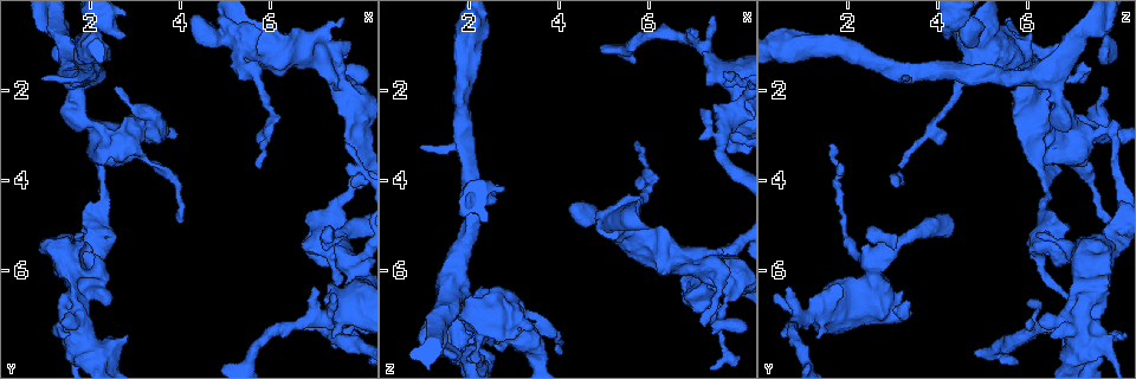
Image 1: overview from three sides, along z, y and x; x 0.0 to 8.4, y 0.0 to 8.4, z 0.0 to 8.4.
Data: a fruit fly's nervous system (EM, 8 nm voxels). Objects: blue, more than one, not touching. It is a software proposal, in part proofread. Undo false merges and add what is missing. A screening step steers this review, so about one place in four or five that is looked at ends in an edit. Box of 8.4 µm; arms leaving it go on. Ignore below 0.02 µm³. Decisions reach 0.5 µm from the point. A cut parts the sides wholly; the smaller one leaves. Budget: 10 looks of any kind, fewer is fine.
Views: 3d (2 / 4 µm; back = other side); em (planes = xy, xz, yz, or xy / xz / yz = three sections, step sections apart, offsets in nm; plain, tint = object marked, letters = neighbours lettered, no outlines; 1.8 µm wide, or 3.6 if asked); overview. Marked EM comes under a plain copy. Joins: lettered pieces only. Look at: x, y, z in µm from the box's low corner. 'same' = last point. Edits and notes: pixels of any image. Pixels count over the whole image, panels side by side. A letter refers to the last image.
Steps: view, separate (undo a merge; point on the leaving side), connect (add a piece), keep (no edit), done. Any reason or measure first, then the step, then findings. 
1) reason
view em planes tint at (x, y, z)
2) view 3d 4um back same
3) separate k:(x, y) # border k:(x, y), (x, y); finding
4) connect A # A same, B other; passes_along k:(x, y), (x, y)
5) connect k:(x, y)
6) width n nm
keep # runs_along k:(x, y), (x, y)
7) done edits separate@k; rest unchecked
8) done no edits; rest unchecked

thick turns thin
view 3d 4um back at (7.35, 5.30, 3.00)

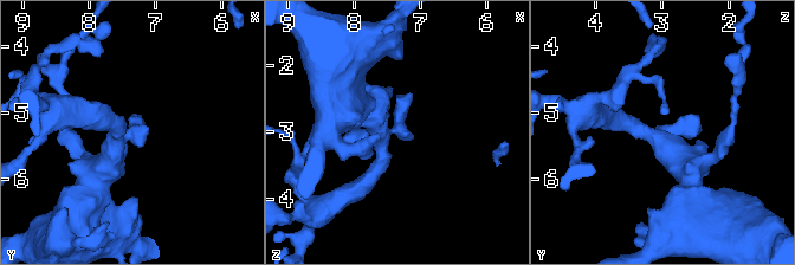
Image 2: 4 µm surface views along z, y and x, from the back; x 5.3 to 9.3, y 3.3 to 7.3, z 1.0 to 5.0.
now the EM
view em xy step 8 letters at (7.35, 5.30, 2.95)

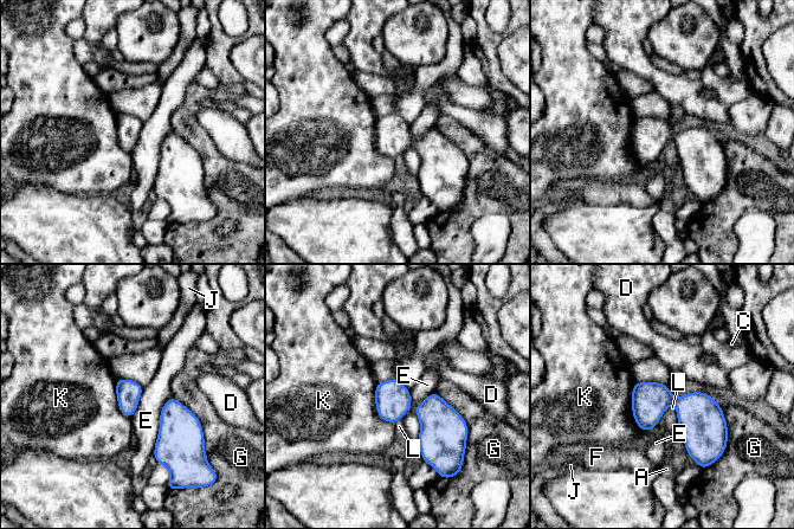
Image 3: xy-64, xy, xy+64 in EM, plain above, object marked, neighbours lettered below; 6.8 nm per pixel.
keep # A other, C other, D other, E other, F other, G other, J other, K other, L other; border 3:(172, 395), (161, 408), (152, 453); one neuron here

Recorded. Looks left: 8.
abrupt turn
view em planes letters at (7.15, 5.75, 6.70)

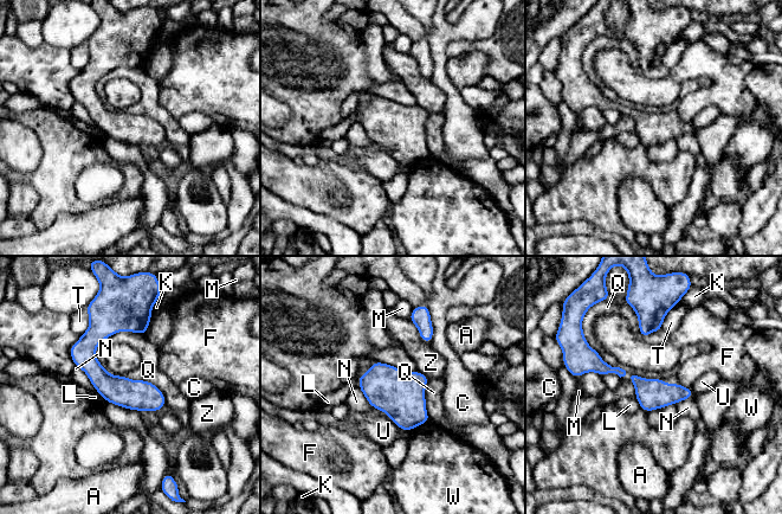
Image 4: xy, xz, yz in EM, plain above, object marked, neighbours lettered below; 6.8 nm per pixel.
keep # A other, C other, F other, K other, L other, M other, N other, Q other, T other, U other, W other, Z other; border 4:(143, 334), (116, 332), (95, 357); all the same neuron

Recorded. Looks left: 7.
closes a loop
view 3d 4um at (1.65, 7.40, 7.15)

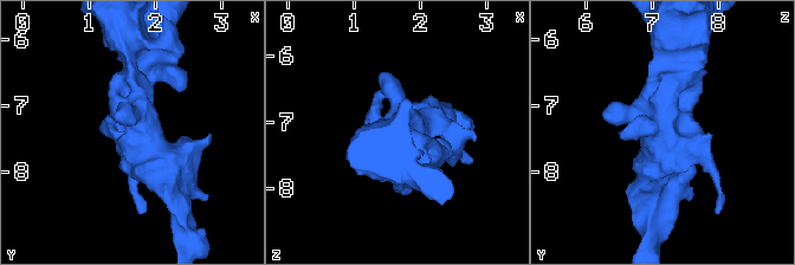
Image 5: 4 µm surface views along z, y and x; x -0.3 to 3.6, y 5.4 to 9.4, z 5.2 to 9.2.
arms 3; arm_widths 180, 300, 500 nm; shape alone is not enough
view em xy step 16 tint at (1.60, 7.40, 7.20)

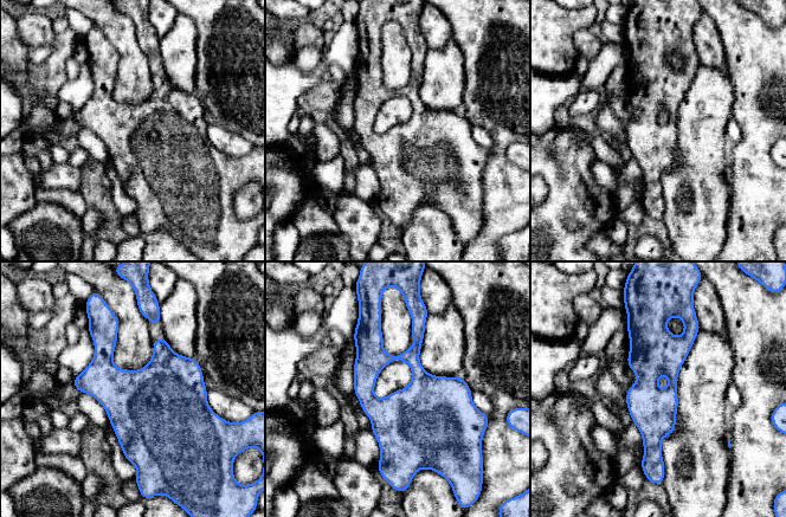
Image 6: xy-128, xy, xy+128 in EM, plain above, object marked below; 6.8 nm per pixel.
view em planes letters same

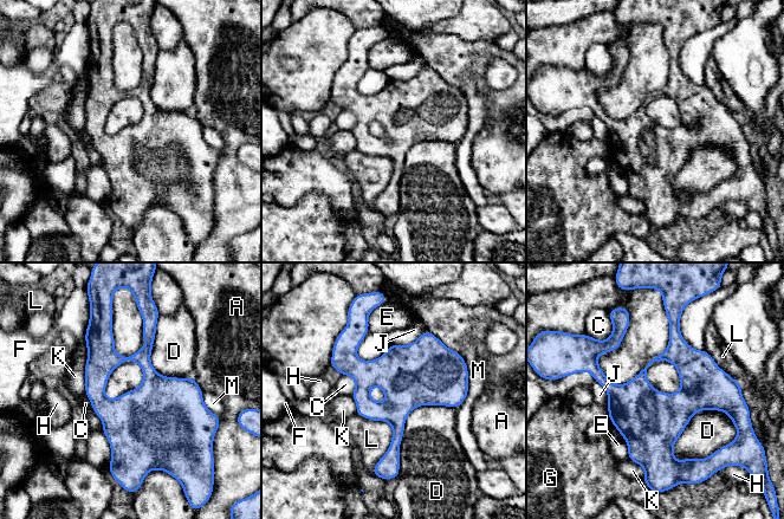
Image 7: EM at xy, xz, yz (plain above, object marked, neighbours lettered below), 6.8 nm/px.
keep # A other, C other, D other, E other, F other, G other, H other, J other, K other, L other, M other; border 7:(734, 425), (698, 410), (675, 460); all the same neuron

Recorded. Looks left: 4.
a narrow waist
view em xy step 8 tint at (3.20, 3.35, 6.75)

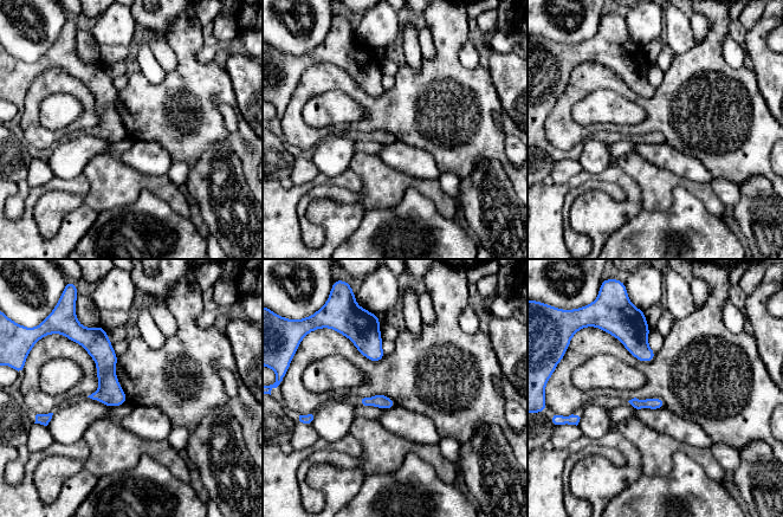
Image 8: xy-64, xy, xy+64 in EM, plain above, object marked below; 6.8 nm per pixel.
view em planes letters same

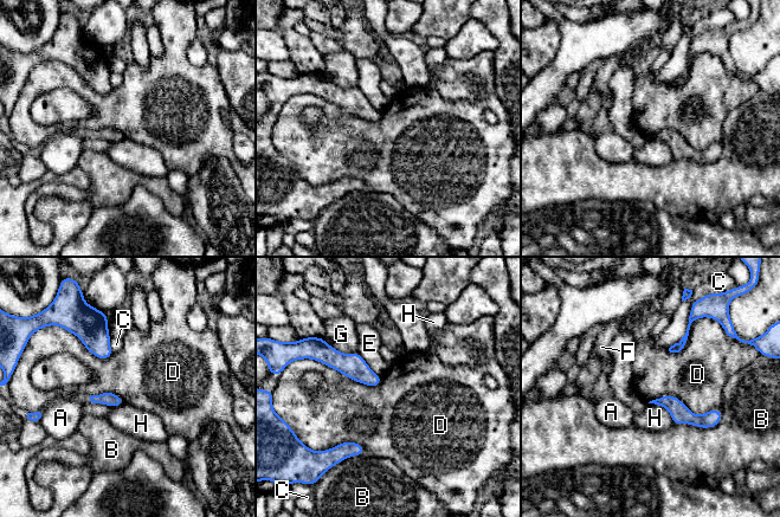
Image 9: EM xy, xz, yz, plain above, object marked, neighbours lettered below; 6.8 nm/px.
width 100 nm
keep # A other, B other, C other, D other, E other, F other, G other, H other; runs_along 9:(658, 401), (691, 419), (719, 415); all the same neuron

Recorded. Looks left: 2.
done no edits; rest unchecked

